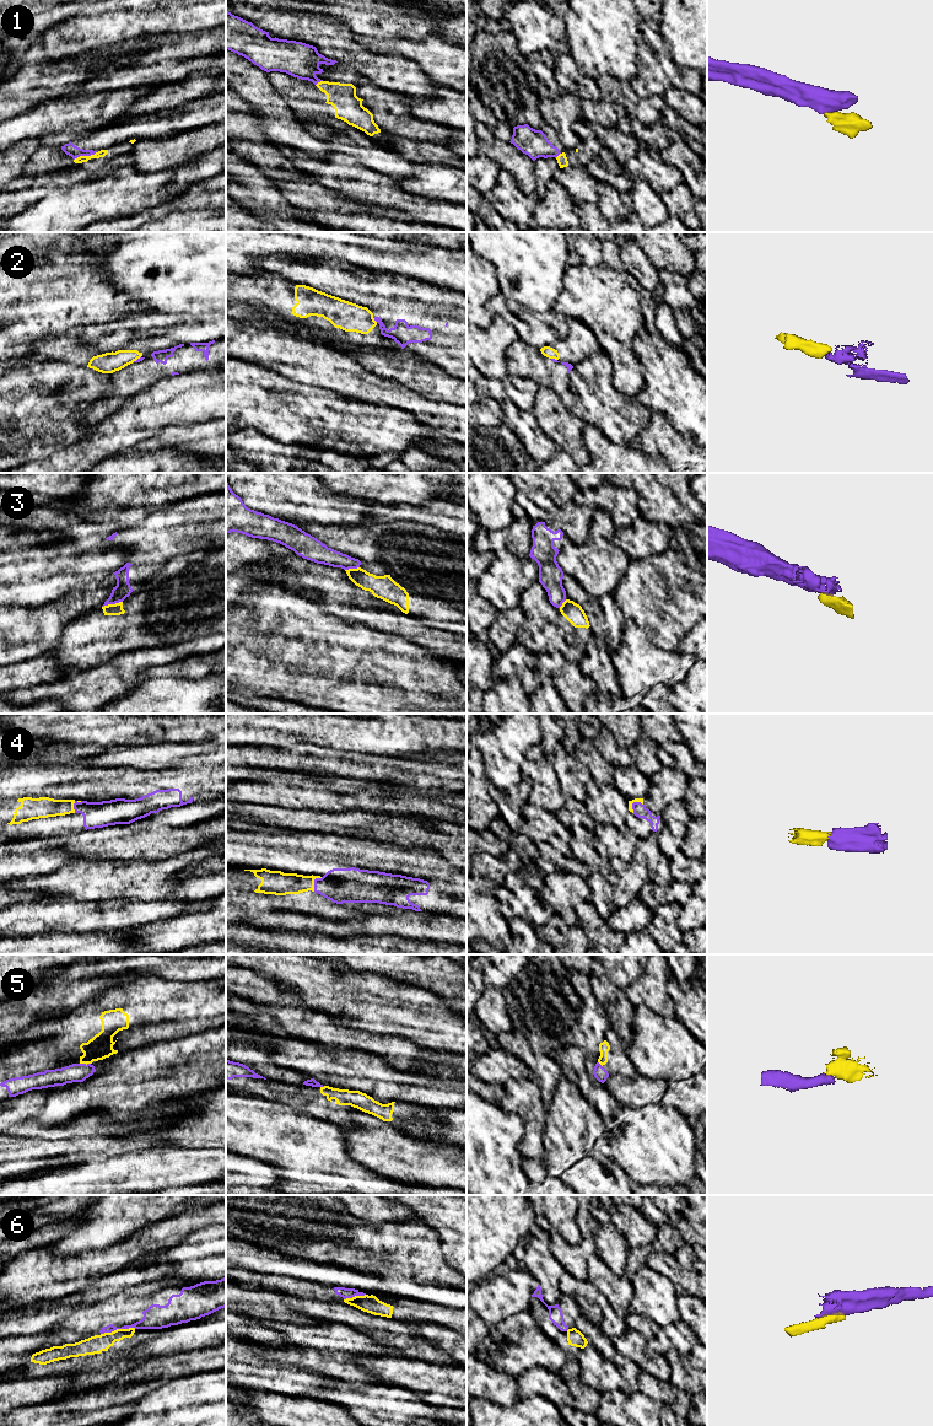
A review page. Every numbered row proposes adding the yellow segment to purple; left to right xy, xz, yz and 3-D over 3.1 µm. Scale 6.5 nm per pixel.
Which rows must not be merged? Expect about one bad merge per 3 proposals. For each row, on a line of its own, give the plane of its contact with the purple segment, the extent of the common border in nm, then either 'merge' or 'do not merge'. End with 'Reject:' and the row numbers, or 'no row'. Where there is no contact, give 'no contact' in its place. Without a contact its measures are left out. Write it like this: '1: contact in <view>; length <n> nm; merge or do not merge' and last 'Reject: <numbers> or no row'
1: contact in xy; length 160 nm; do not merge
2: contact in xz; length 60 nm; do not merge
3: contact in xy; length 140 nm; do not merge
4: contact in xz; length 110 nm; merge
5: contact in xy; length 70 nm; merge
6: contact in xy; length 240 nm; do not merge
Reject: 1, 2, 3, 6

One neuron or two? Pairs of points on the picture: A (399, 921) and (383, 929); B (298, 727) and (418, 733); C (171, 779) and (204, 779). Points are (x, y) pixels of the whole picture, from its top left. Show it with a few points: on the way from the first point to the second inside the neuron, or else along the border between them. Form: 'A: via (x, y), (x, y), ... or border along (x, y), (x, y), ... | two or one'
A: via (395, 925), (387, 925) | one
B: via (328, 730), (345, 733), (388, 733) | one
C: via (179, 779), (195, 779) | one

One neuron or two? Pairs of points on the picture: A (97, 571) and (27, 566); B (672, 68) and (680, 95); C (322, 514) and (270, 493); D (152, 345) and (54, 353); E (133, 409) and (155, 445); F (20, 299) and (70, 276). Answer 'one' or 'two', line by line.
A: one
B: two
C: one
D: one
E: two
F: one

